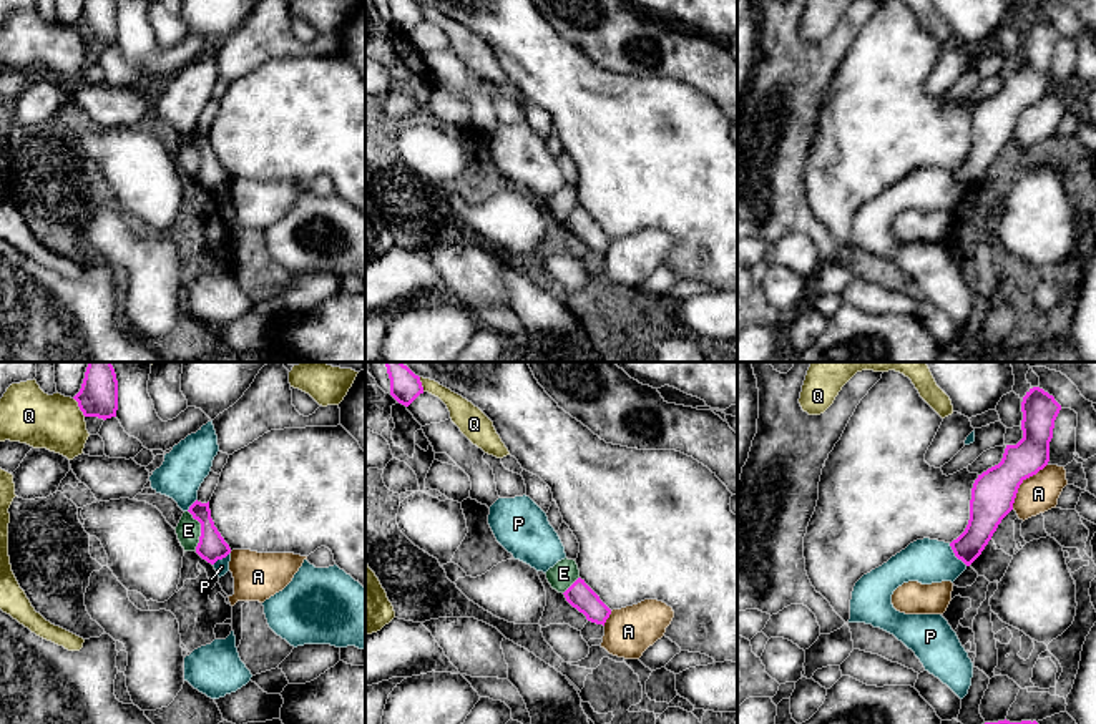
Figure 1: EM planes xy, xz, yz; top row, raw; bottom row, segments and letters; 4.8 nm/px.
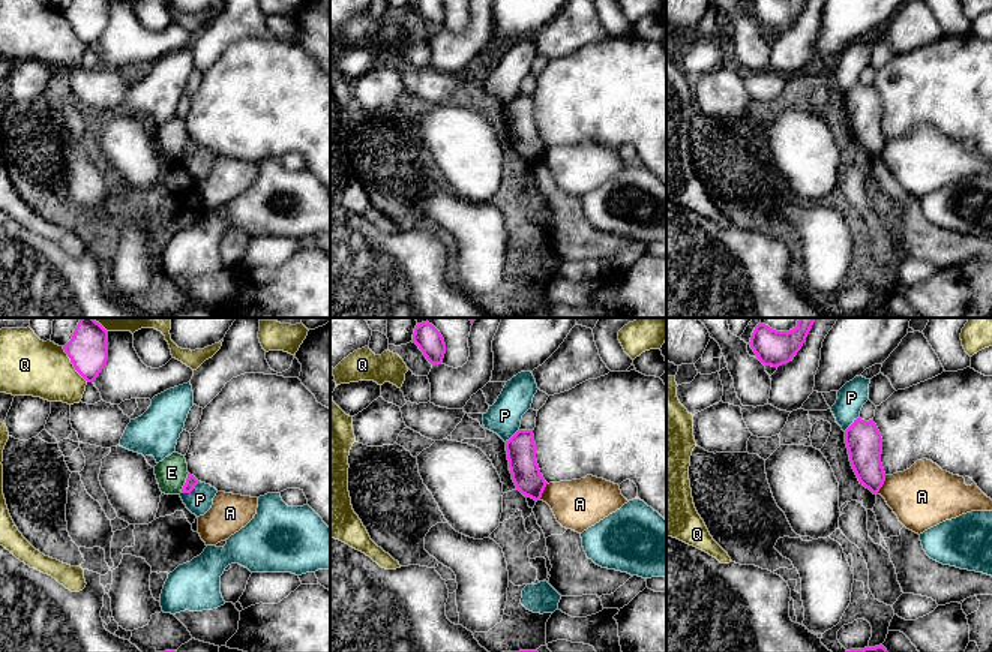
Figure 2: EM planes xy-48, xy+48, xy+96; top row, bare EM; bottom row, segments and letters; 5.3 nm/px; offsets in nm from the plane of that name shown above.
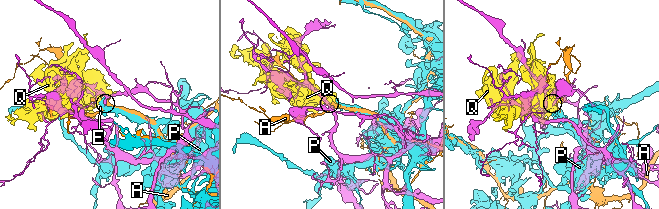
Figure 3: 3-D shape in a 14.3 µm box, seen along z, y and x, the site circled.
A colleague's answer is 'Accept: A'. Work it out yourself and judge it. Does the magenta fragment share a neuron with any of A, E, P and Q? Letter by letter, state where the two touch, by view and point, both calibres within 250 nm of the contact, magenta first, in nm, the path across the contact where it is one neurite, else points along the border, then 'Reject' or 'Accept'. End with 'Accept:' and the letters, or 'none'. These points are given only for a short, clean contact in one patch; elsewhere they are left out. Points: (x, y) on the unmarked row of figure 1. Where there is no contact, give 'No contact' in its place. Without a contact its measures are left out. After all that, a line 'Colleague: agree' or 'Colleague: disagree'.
A: Touches magenta at yz (1022, 110). Thickness 220 nm (magenta) against 190 nm. Reject
E: Touches magenta at xy (201, 158). Thickness 140 nm (magenta) against 120 nm. Boundary: xy (188, 138), (200, 151), (196, 178). Reject
P: Touches magenta at yz (955, 183). Thickness 160 nm (magenta) against 220 nm. Reject
Q: Touches magenta at xy (78, 34). Thickness 190 nm (magenta) against 280 nm. Reject
Accept: none
Colleague: disagree

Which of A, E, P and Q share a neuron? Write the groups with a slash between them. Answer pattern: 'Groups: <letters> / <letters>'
Groups: A / E / P / Q

